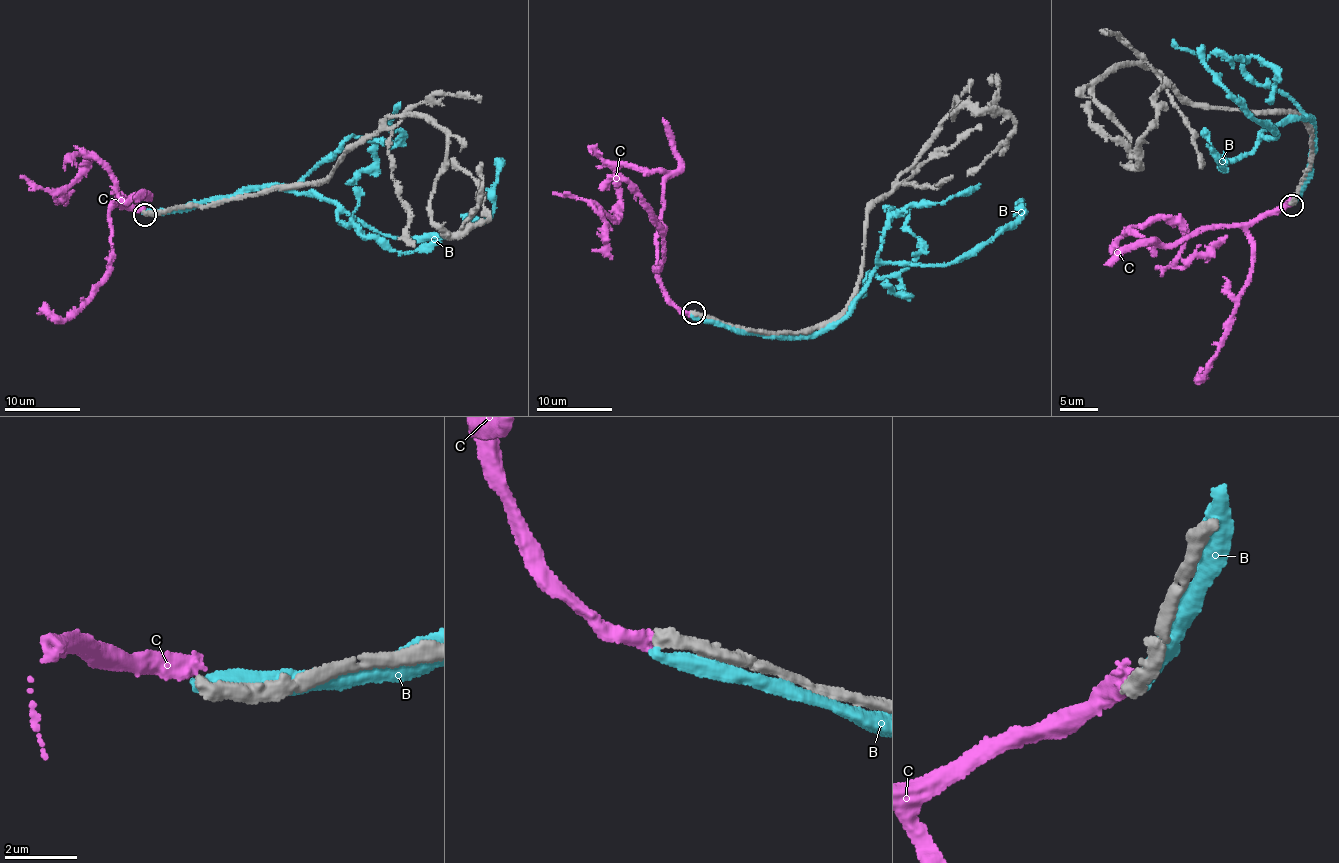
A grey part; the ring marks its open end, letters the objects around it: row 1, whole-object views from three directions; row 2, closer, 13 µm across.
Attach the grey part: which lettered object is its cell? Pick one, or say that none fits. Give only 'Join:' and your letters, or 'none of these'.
Join: none of these

